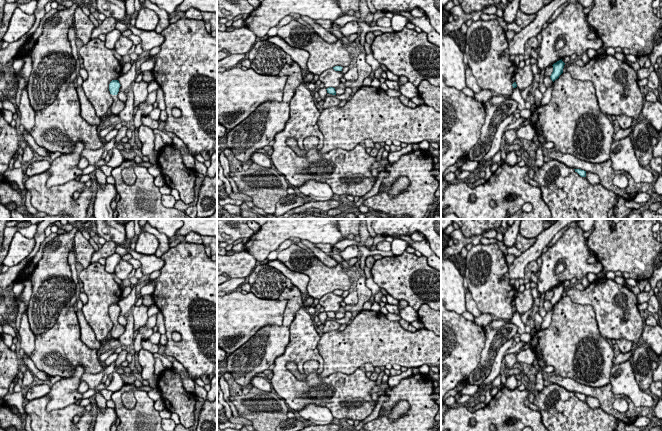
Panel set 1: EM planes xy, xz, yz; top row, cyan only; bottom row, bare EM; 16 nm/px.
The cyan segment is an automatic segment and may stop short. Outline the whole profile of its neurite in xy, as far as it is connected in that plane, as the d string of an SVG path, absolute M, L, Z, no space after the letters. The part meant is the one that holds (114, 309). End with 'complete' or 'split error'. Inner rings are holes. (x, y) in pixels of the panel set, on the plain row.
M112 304L109 308L109 315L113 323L110 335L114 339L118 339L125 331L125 326L119 324L117 320L120 310L121 309L118 304Z; split error

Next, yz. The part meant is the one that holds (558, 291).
M561 284L554 287L553 290L553 296L550 300L551 304L554 306L556 303L559 302L559 300L563 297L565 287Z; complete

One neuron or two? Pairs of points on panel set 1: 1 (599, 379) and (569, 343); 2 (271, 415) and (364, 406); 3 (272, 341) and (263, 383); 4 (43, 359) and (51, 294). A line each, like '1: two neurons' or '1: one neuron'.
1: one neuron
2: two neurons
3: two neurons
4: two neurons

